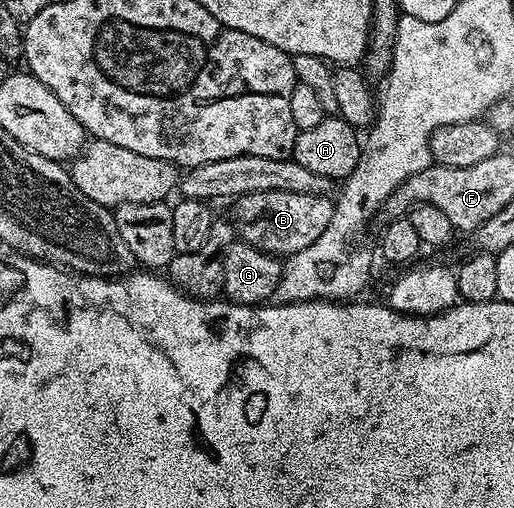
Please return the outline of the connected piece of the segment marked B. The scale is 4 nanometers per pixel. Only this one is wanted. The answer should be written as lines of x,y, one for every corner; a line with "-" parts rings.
248,193
233,204
232,222
236,235
243,243
267,251
275,257
289,257
308,249
332,221
334,199
330,195
305,195
304,193

